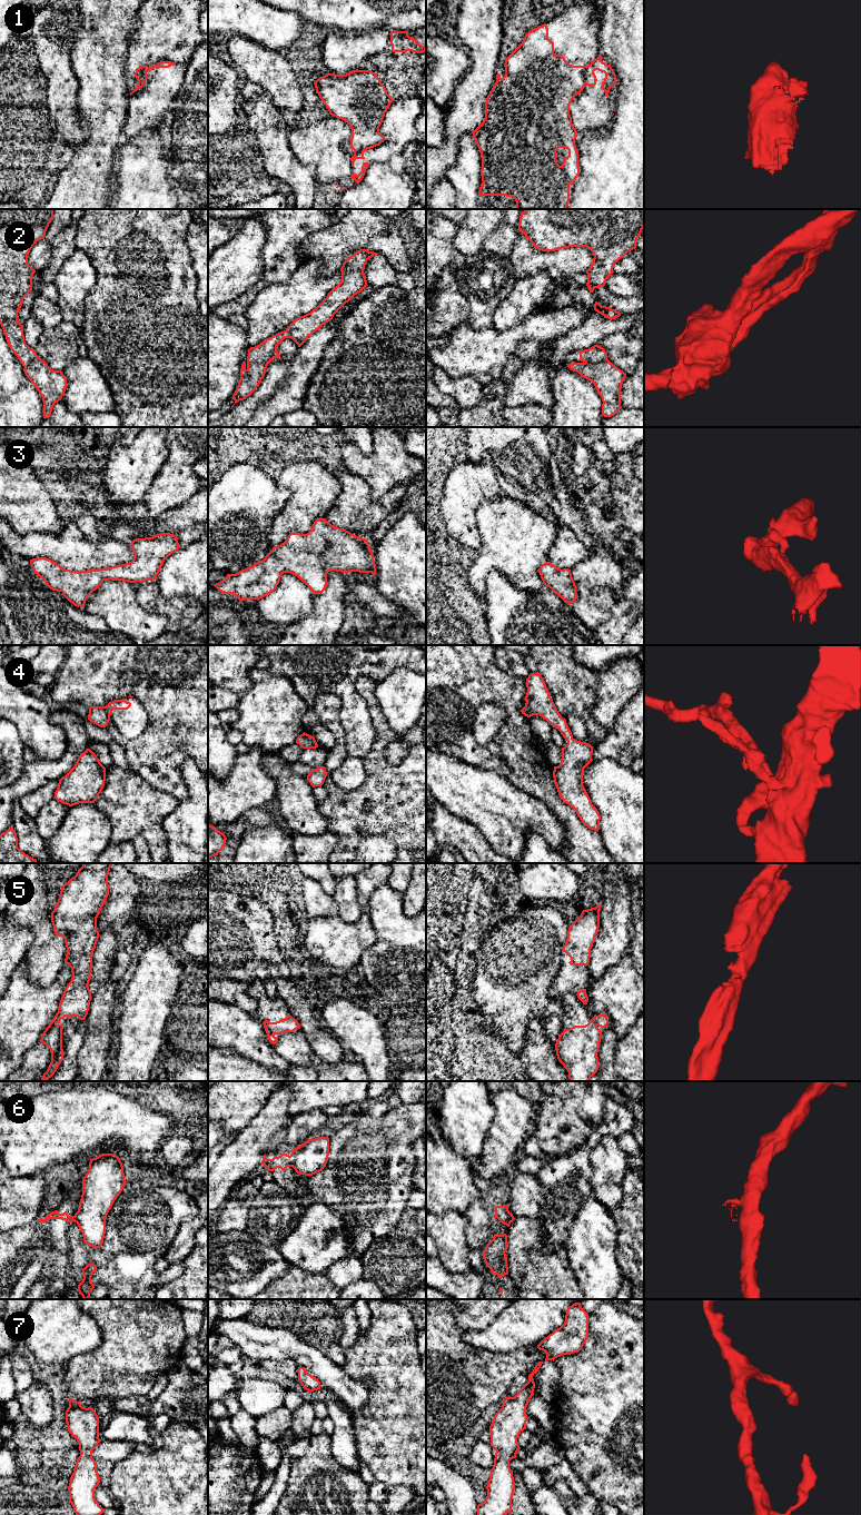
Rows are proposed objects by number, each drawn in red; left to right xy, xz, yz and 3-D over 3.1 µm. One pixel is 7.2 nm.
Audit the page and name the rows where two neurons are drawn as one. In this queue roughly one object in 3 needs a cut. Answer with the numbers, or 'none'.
1, 2, 6

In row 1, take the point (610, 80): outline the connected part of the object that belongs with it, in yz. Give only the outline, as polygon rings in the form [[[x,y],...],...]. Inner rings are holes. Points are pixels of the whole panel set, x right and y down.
[[[598,56],[587,66],[585,72],[585,85],[588,87],[596,85],[597,79],[594,73],[595,70],[601,71],[602,73],[604,72],[605,78],[602,82],[601,89],[605,92],[605,96],[608,98],[610,89],[615,87],[616,85],[616,75],[612,69],[611,65],[603,62],[602,59],[603,57]]]

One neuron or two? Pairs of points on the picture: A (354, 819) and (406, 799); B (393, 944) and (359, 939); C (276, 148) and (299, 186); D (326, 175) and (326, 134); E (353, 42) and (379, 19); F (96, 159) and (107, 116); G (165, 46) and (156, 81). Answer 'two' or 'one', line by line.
A: one
B: two
C: one
D: one
E: two
F: one
G: two

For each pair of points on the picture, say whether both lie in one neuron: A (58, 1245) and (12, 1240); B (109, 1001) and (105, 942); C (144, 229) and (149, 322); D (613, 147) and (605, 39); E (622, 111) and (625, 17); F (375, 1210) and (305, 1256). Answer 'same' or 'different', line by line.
A: same
B: same
C: same
D: same
E: same
F: different

